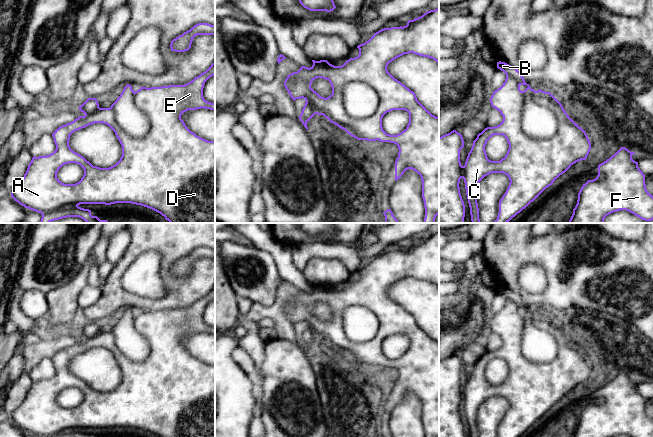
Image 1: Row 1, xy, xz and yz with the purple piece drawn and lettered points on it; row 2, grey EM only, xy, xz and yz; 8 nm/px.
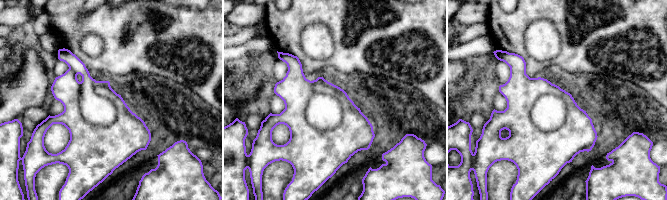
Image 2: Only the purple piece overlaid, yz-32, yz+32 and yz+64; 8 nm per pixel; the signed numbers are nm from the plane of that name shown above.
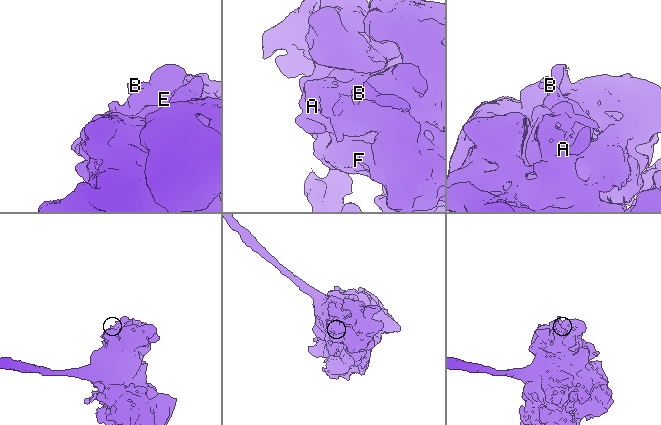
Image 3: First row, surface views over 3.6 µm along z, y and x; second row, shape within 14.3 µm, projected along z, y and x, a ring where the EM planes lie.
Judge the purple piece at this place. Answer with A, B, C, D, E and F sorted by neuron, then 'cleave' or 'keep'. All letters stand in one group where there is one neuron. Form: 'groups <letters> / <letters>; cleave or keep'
groups A C D E F / B; cleave

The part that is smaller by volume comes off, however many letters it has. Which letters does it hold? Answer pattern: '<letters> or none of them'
B

